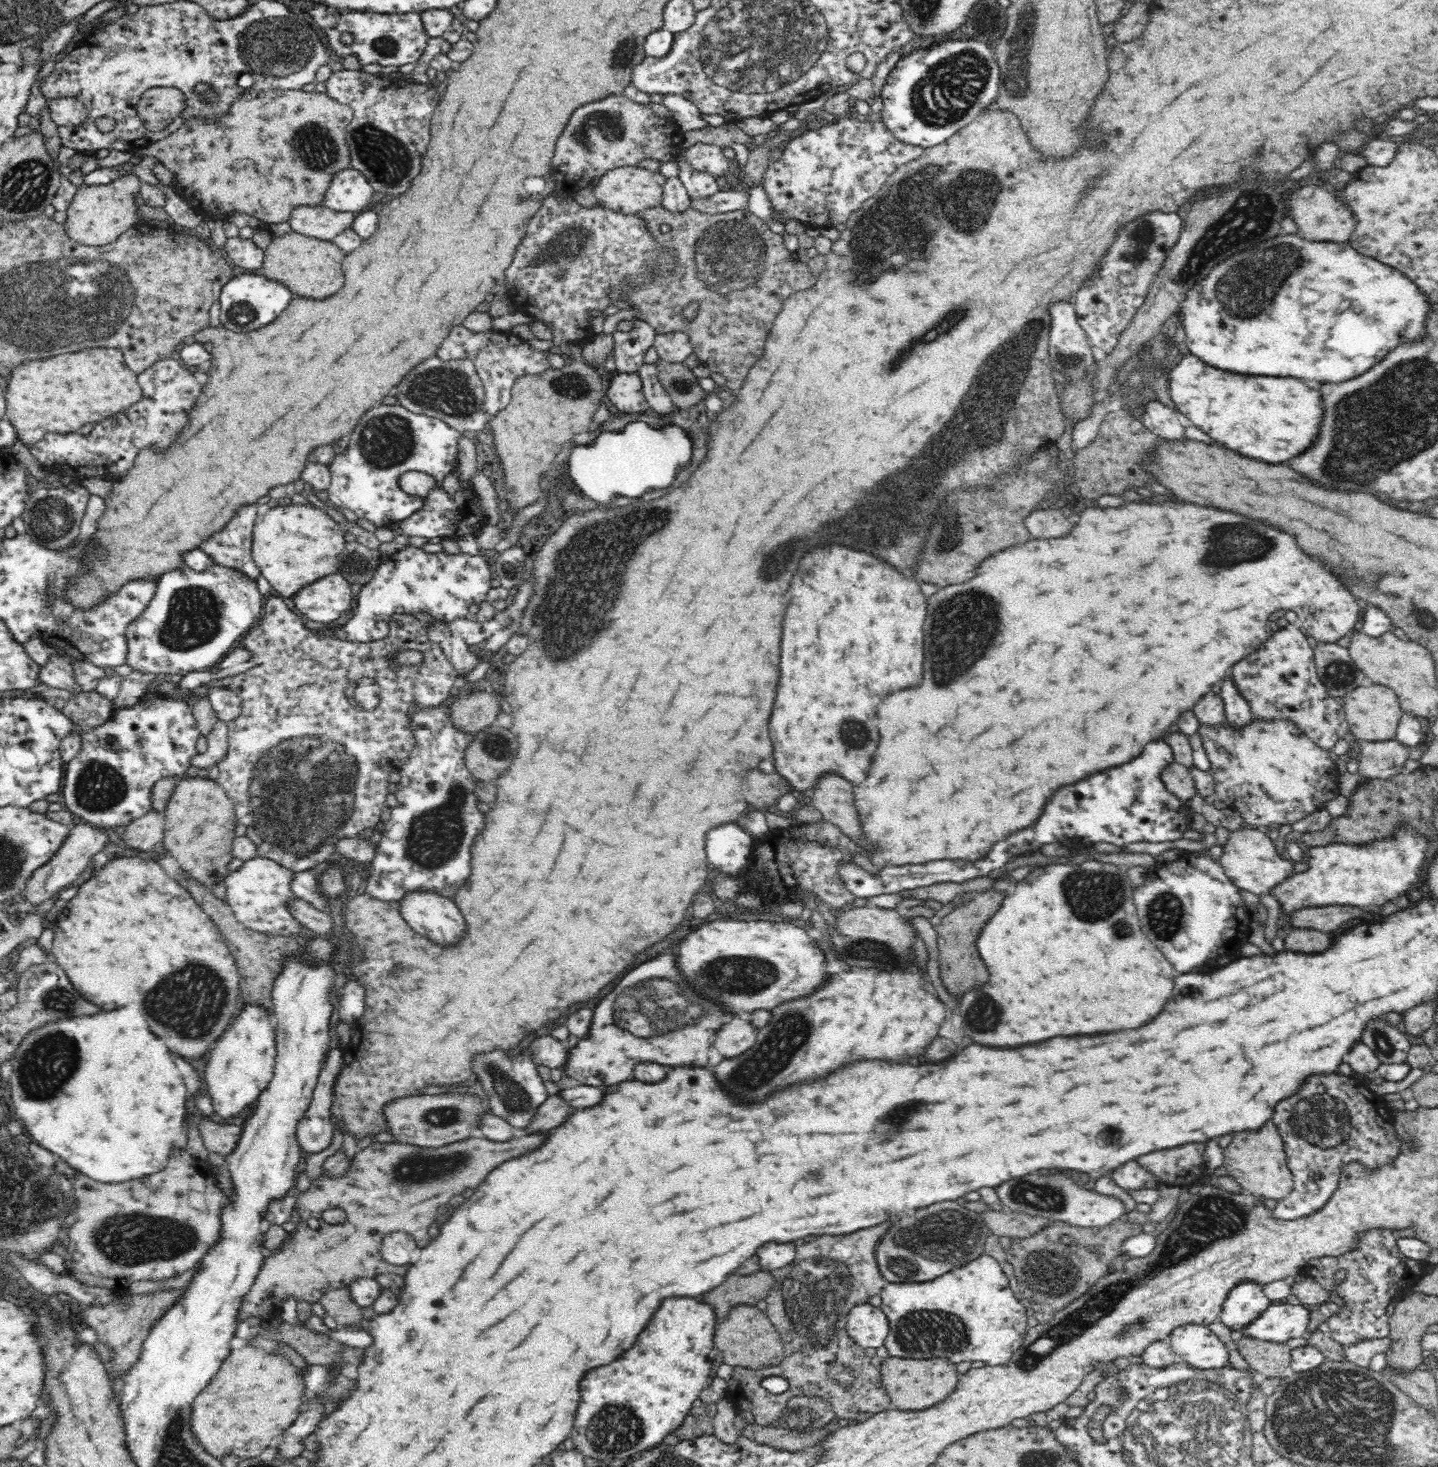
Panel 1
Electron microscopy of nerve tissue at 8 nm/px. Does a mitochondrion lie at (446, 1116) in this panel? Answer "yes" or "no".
yes

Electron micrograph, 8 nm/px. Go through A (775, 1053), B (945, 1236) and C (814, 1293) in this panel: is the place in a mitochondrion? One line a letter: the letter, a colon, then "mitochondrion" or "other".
A: mitochondrion
B: mitochondrion
C: mitochondrion

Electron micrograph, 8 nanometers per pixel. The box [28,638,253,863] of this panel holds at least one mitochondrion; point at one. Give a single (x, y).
(100, 786)

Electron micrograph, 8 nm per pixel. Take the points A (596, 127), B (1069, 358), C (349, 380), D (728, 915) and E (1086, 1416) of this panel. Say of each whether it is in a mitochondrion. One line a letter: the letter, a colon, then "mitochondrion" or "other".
A: mitochondrion
B: mitochondrion
C: other
D: other
E: other

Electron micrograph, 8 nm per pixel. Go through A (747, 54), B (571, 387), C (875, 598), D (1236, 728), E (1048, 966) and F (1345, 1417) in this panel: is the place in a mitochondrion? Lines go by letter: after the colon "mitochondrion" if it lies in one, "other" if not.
A: mitochondrion
B: mitochondrion
C: other
D: other
E: other
F: mitochondrion

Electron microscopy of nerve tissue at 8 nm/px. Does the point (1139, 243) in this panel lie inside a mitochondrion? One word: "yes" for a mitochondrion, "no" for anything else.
yes

